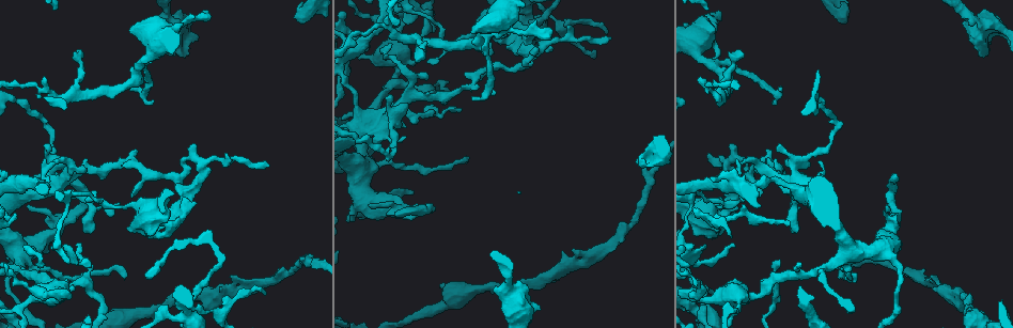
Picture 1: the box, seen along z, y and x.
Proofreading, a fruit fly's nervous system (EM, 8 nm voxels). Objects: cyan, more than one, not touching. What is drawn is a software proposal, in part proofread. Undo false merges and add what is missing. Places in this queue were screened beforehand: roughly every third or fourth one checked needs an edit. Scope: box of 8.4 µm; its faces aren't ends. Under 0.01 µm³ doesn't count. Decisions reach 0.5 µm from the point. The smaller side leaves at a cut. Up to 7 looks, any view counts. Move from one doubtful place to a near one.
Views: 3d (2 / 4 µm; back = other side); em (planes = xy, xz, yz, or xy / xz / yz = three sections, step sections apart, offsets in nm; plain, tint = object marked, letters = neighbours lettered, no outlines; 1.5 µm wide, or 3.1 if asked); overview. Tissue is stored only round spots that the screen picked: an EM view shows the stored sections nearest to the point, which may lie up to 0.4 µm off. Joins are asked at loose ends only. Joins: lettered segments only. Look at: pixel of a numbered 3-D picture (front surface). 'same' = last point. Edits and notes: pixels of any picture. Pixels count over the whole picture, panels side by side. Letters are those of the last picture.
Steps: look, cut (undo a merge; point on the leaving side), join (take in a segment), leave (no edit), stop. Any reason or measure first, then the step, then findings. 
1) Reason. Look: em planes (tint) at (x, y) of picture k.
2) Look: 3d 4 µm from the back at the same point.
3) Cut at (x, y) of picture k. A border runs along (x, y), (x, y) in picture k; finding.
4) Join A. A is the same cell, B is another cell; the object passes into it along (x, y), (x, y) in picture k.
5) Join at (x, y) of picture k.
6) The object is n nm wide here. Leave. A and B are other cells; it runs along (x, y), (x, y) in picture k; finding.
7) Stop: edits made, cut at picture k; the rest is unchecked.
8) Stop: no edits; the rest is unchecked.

Abrupt turn. Look: em planes (tint) at (543, 44) of picture 1.

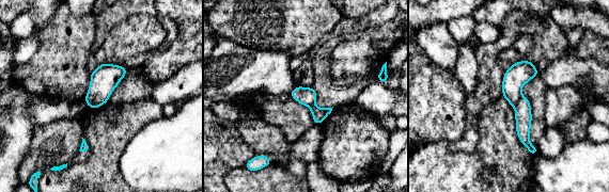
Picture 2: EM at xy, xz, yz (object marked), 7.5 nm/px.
Look: em planes (letters) at the same point.

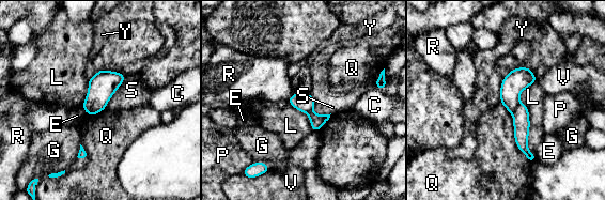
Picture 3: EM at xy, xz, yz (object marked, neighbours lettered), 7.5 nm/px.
The longest contact is with L, 550 nm. Cut at (521, 114) of picture 3. C, E, G, L, P, Q, R, S, V and Y are other cells; a second neuron is stuck on.

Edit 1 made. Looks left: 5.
Redraw. Look: overview.

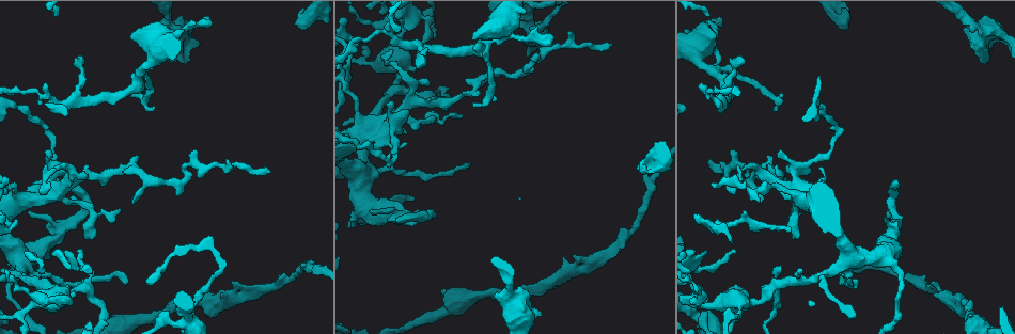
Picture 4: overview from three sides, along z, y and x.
Look: 3d 4 µm at (844, 21) of picture 4.

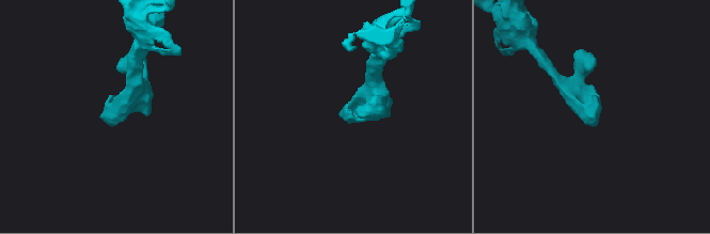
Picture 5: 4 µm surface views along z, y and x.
Now the EM. Look: em planes (letters) at (592, 115) of picture 5.

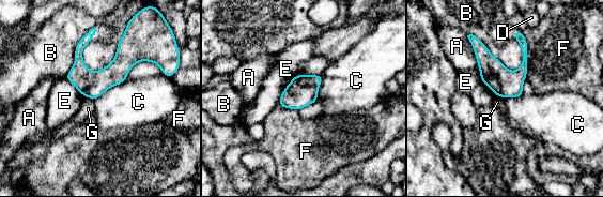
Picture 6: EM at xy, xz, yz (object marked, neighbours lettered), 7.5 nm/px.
The object is 200 nm wide here. Leave. A, B, C, D, E, F and G are other cells; a border runs along (126, 80), (108, 88), (94, 100) in picture 6; continuous, no second neuron.

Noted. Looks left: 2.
Stop: edits made, cut at picture 3; the rest is unchecked.

